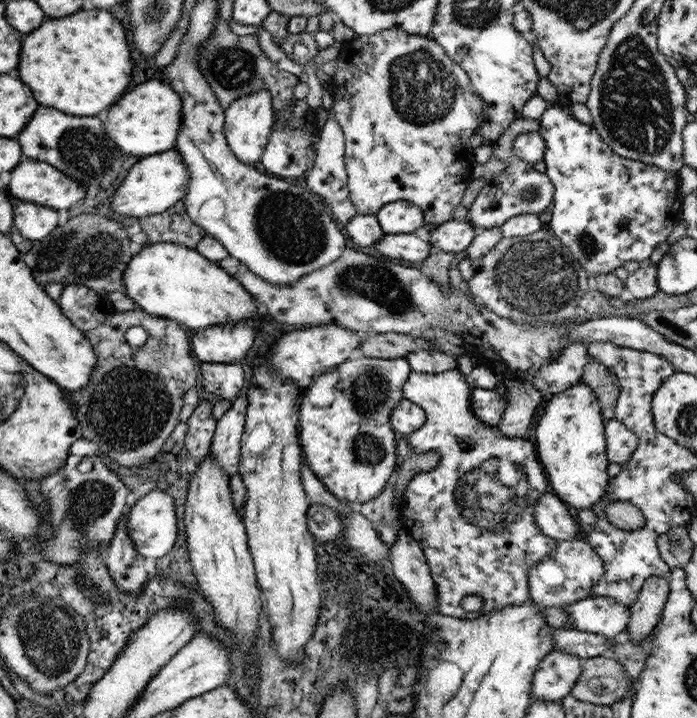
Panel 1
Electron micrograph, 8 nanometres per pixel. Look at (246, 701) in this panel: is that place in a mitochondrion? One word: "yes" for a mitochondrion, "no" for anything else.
no

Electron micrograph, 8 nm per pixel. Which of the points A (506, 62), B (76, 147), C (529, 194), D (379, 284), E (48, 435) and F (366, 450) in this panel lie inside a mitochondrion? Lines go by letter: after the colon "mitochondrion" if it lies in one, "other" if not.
A: other
B: mitochondrion
C: mitochondrion
D: mitochondrion
E: other
F: mitochondrion

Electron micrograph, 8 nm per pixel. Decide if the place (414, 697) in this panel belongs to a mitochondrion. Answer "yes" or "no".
no

